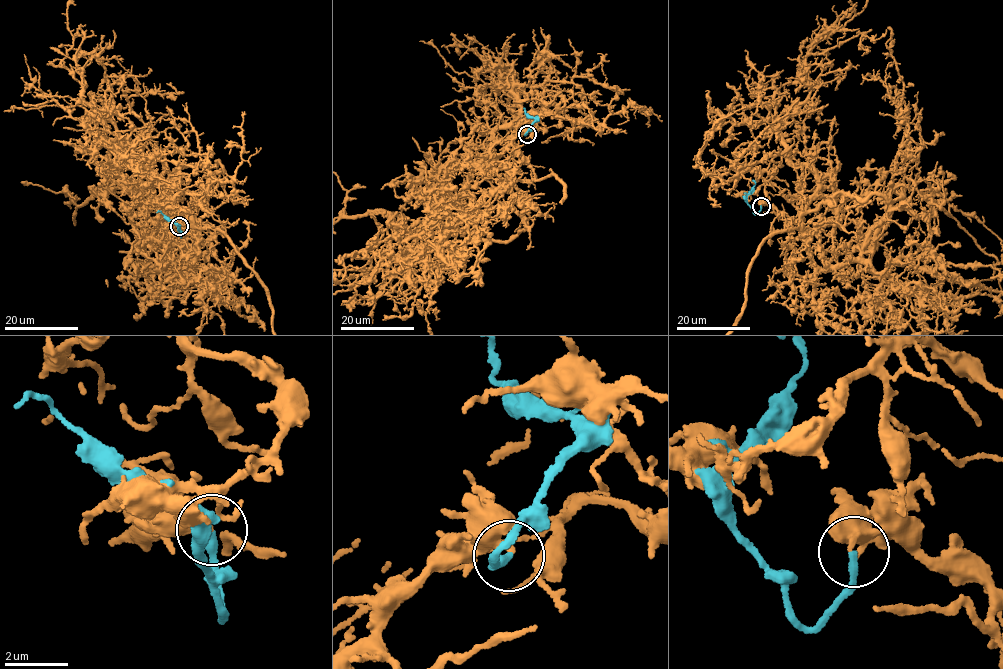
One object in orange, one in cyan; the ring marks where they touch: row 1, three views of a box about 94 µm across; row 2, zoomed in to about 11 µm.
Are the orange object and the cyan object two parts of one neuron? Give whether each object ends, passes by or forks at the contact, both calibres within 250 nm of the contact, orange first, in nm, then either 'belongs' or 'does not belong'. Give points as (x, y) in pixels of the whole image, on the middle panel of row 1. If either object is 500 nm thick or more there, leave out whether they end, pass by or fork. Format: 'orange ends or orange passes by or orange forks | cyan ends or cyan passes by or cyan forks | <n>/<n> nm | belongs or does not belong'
orange ends | cyan ends | 240/240 nm | does not belong

